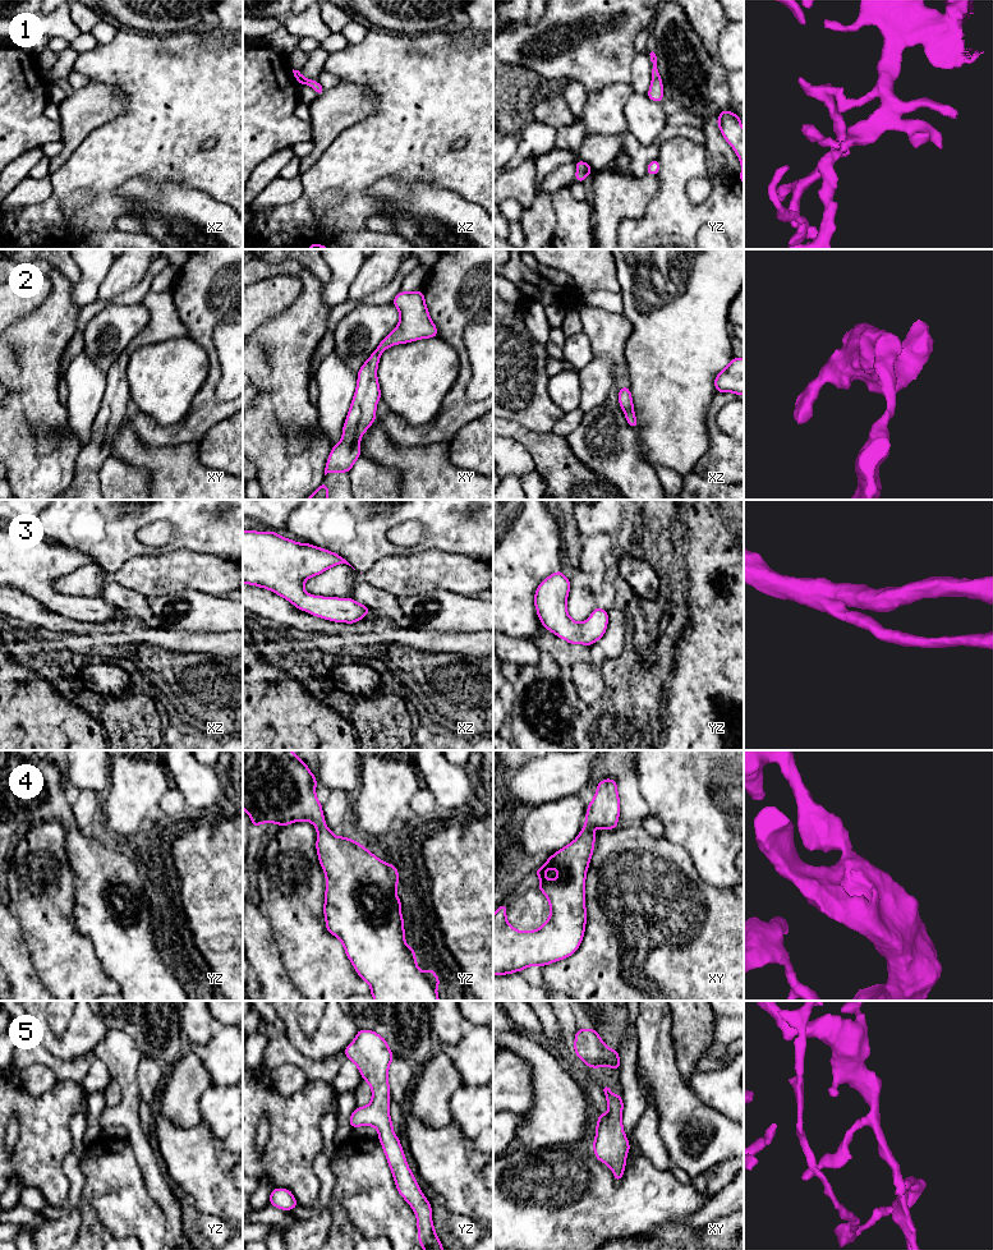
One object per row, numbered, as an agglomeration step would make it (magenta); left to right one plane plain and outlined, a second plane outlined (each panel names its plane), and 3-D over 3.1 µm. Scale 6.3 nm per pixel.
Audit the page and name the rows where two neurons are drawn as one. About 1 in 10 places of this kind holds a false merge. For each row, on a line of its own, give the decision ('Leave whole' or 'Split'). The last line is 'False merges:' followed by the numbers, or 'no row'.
1: Leave whole
2: Leave whole
3: Leave whole
4: Leave whole
5: Leave whole
False merges: no row

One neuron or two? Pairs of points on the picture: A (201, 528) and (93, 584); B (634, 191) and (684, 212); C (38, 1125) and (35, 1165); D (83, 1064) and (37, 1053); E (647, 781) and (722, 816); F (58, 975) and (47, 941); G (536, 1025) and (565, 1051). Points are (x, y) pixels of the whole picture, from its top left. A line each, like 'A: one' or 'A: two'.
A: two
B: two
C: one
D: one
E: one
F: one
G: two

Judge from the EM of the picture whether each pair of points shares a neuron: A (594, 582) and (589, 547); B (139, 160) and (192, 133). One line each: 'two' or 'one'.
A: one
B: one

